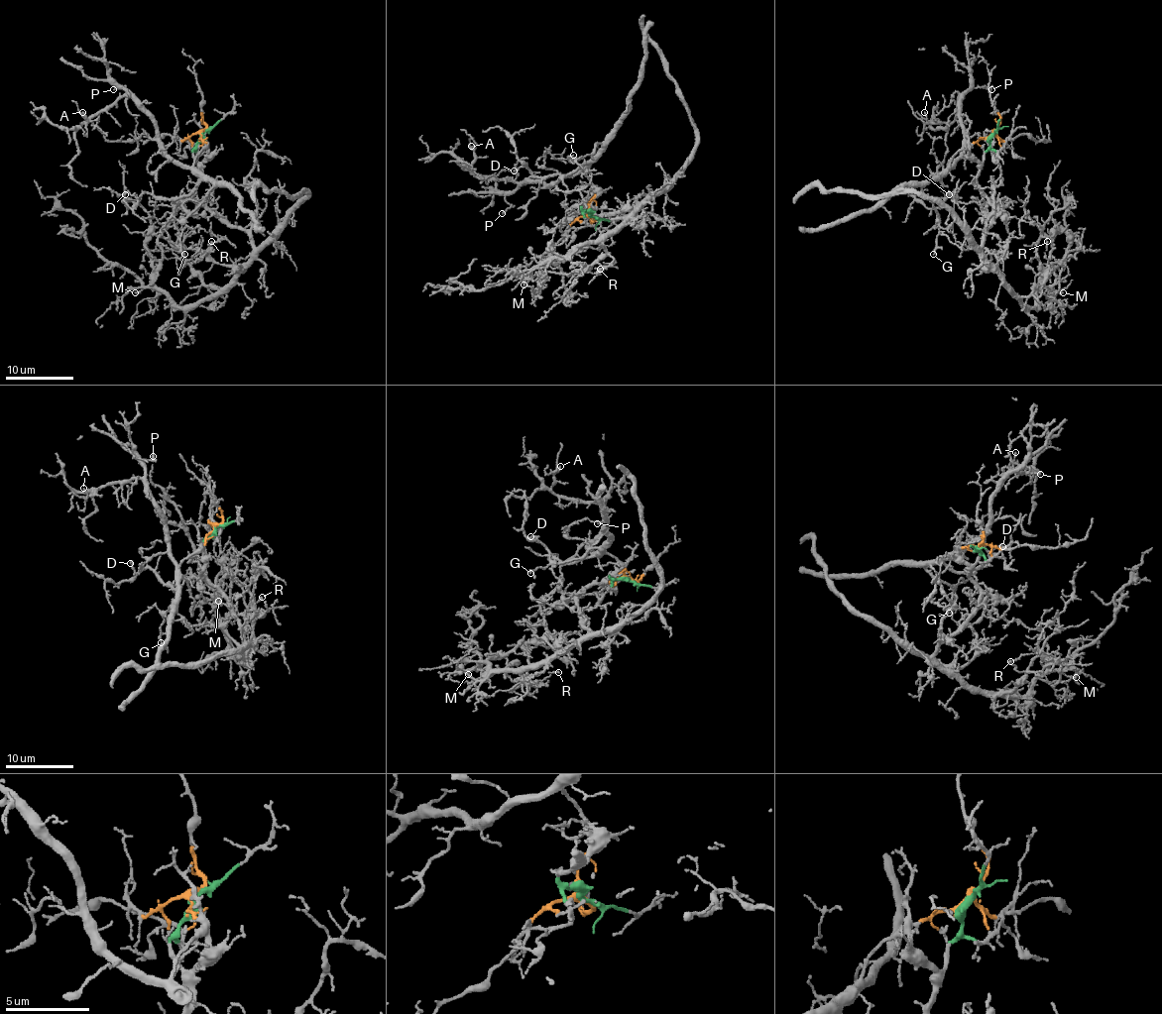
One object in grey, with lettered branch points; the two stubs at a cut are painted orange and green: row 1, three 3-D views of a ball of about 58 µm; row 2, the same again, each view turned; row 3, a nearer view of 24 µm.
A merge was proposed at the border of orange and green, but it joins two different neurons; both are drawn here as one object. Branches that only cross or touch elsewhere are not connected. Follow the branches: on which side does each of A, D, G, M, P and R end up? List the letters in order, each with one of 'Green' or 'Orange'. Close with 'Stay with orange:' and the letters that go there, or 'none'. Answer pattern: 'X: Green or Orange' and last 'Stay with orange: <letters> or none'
A: Orange
D: Orange
G: Orange
M: Green
P: Orange
R: Green
Stay with orange: A, D, G, P

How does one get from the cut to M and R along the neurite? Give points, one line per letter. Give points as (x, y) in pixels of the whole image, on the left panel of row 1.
M: (201, 132), (194, 196), (249, 236), (252, 258), (192, 304), (175, 305), (150, 287), (135, 292)
R: (201, 132), (192, 153), (199, 170), (194, 196), (249, 236), (252, 258), (216, 295), (190, 265), (211, 241)

